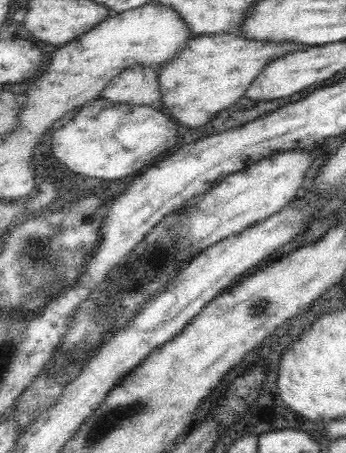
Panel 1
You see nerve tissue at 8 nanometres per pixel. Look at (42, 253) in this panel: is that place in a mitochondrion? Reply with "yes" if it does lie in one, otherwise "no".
yes

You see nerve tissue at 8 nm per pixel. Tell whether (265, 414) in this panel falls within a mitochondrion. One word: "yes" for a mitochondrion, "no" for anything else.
no

